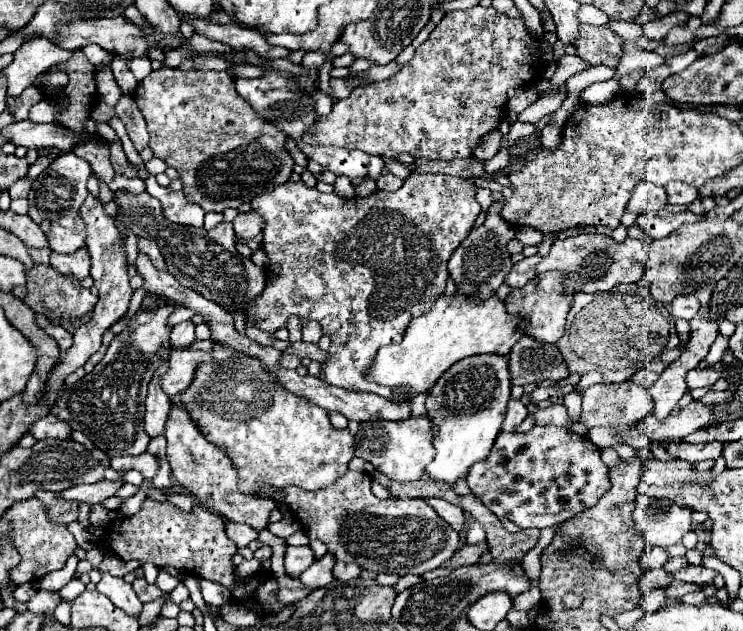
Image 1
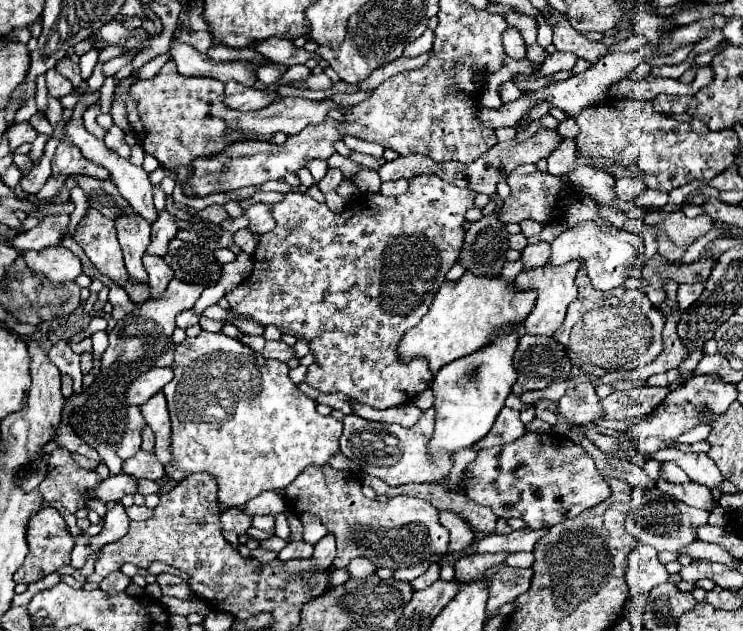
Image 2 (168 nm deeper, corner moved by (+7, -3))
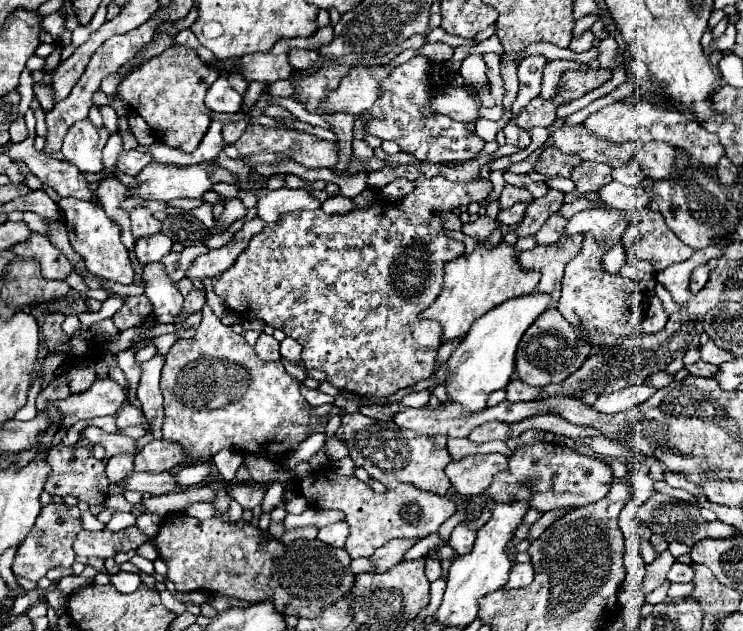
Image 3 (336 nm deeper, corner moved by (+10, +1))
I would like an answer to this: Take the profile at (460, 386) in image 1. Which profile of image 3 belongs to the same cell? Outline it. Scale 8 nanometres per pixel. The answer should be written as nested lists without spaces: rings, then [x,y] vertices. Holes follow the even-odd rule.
[[[534,292],[514,300],[506,300],[498,304],[498,308],[480,316],[472,324],[464,342],[448,360],[448,380],[444,384],[448,398],[462,404],[466,412],[484,410],[488,394],[506,388],[506,384],[510,382],[514,372],[514,356],[518,342],[522,334],[528,330],[528,326],[548,308],[548,304],[550,304],[550,296]]]

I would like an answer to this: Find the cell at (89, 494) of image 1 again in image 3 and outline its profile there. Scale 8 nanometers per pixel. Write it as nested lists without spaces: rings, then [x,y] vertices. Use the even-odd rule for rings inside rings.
[[[134,472],[126,478],[124,482],[126,490],[138,490],[142,494],[168,494],[170,490],[176,490],[176,478],[172,472],[160,472],[160,474],[150,474],[150,472]]]

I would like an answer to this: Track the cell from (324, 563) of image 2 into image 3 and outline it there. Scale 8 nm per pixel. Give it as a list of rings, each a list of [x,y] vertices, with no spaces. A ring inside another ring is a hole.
[[[336,522],[336,524],[330,524],[330,526],[324,526],[320,528],[318,532],[318,540],[330,544],[330,546],[344,546],[346,538],[348,538],[350,530],[348,530],[348,524],[346,522]]]

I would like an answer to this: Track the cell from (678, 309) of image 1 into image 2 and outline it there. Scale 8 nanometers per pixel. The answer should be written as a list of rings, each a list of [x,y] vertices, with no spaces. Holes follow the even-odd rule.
[[[679,284],[677,288],[677,308],[683,312],[691,304],[695,304],[703,292],[703,284]]]

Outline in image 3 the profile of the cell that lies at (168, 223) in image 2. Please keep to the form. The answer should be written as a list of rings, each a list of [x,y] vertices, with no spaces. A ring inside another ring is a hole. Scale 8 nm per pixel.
[[[162,232],[154,234],[150,238],[140,238],[140,240],[136,240],[136,246],[134,246],[134,254],[142,266],[160,262],[162,256],[166,256],[170,250],[172,250],[172,240],[168,236],[164,236]]]

